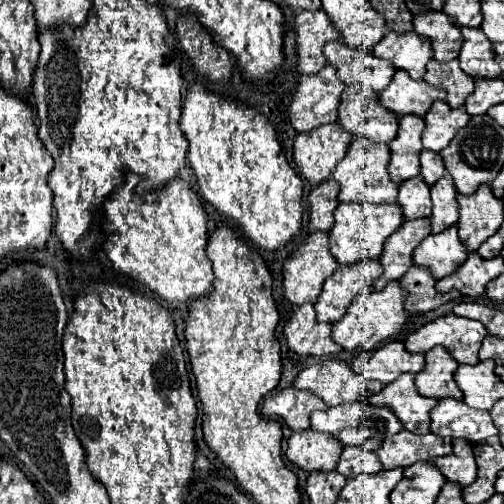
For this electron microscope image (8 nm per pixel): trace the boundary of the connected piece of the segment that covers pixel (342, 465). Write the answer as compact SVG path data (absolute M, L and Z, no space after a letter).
M346 445L340 455L338 467L336 467L336 471L346 475L348 479L356 477L356 475L364 475L364 473L378 473L380 469L382 469L382 465L380 465L380 459L376 457L376 453L366 451L358 445Z

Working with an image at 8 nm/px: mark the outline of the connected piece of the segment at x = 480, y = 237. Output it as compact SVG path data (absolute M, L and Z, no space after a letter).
M480 185L470 195L458 195L460 203L460 239L470 251L476 251L484 239L494 235L502 225L502 201L494 197L490 185Z

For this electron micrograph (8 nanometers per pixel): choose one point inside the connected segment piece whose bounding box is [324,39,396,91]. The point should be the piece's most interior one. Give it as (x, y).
(355, 66)

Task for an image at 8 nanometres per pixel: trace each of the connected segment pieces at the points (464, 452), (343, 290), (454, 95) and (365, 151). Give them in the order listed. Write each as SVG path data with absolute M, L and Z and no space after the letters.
M454 439L452 445L454 445L454 453L448 457L436 459L434 465L448 481L454 481L466 487L478 475L478 465L474 461L474 445L464 439Z
M368 259L356 265L338 267L336 273L326 279L318 303L314 305L316 317L320 321L338 323L346 313L346 307L354 301L354 297L364 287L372 287L374 279L378 279L380 273L382 273L382 263L378 259Z
M432 59L426 65L424 81L434 87L446 89L448 91L446 103L450 107L462 107L464 101L474 93L474 79L468 77L468 73L464 73L460 69L458 59L452 59L448 63L440 63L440 61Z
M356 137L344 155L344 159L336 165L332 177L340 183L340 201L358 201L358 203L394 203L396 193L398 193L398 183L392 181L388 173L388 163L390 163L390 147L386 143L372 143L364 137Z

